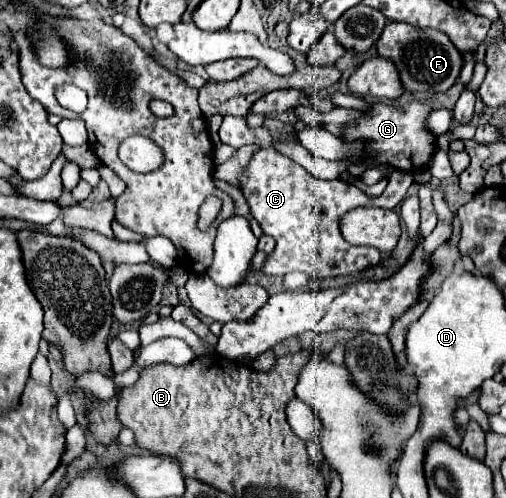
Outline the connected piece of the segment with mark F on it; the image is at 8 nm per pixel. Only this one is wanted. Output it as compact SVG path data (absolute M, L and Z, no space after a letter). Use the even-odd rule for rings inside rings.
M389 22L383 28L383 34L377 42L377 52L379 56L395 62L403 86L411 92L447 92L459 78L463 66L461 52L457 52L445 34L431 28L415 28L405 22Z

